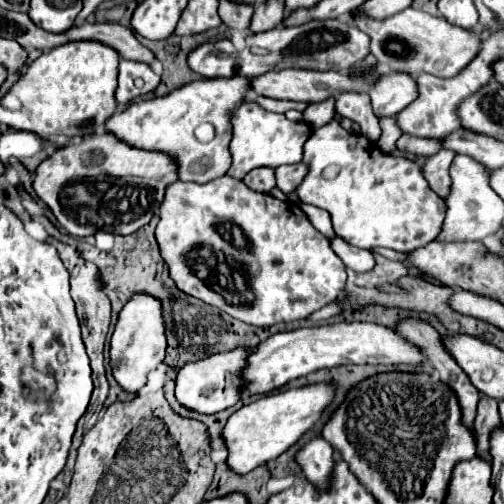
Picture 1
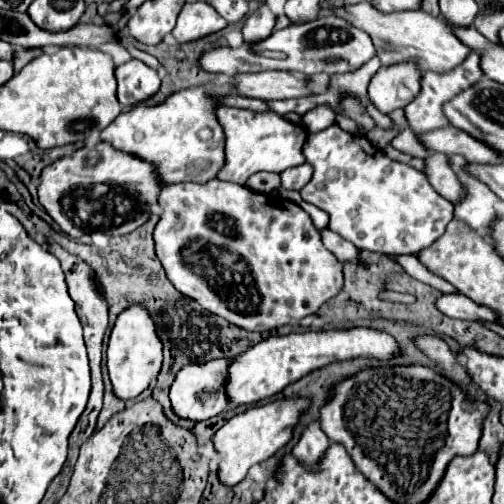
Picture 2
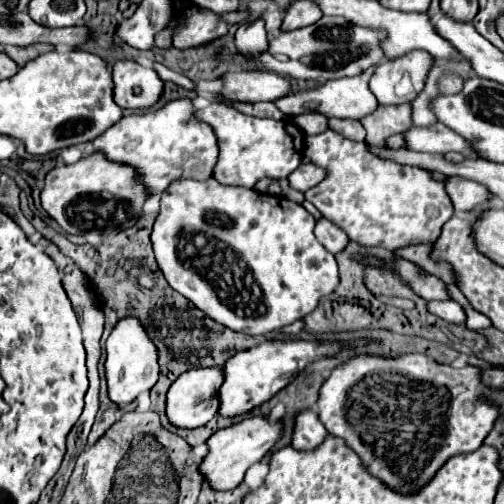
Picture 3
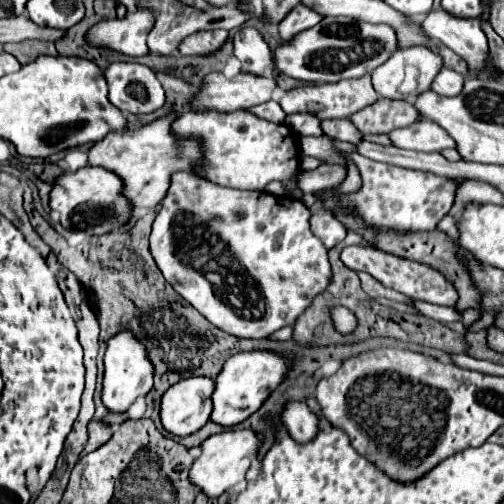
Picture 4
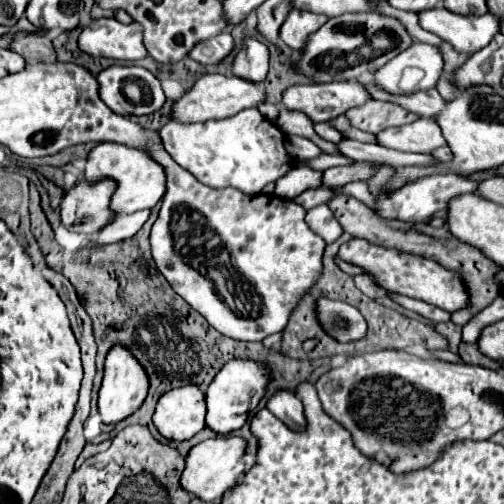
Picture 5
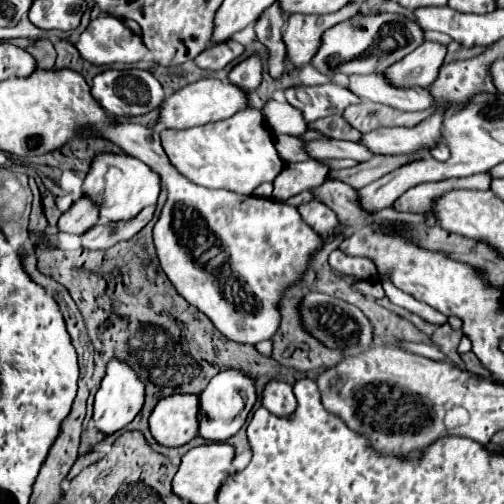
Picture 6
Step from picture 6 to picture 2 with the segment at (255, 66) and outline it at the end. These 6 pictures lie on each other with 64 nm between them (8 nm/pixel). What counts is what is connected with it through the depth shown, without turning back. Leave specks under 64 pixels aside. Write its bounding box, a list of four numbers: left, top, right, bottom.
[242,6,276,44]

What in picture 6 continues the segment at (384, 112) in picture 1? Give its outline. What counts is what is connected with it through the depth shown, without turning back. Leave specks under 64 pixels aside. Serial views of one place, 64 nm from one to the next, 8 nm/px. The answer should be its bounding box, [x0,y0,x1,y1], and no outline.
[386,42,446,88]

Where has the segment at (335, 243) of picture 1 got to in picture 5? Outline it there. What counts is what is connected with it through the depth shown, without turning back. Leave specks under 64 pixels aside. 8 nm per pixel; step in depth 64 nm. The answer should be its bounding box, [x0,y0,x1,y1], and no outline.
[306,204,342,244]

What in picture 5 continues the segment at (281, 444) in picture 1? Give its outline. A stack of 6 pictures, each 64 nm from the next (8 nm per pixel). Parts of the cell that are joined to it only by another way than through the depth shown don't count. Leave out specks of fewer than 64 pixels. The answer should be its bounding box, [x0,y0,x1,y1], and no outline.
[180,434,246,502]

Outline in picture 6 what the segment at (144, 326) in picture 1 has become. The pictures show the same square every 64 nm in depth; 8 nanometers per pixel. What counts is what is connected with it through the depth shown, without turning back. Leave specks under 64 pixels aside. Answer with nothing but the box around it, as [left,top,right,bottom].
[92,360,144,436]

